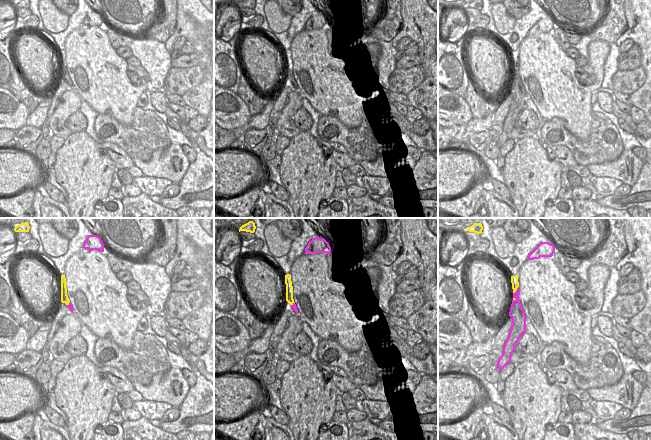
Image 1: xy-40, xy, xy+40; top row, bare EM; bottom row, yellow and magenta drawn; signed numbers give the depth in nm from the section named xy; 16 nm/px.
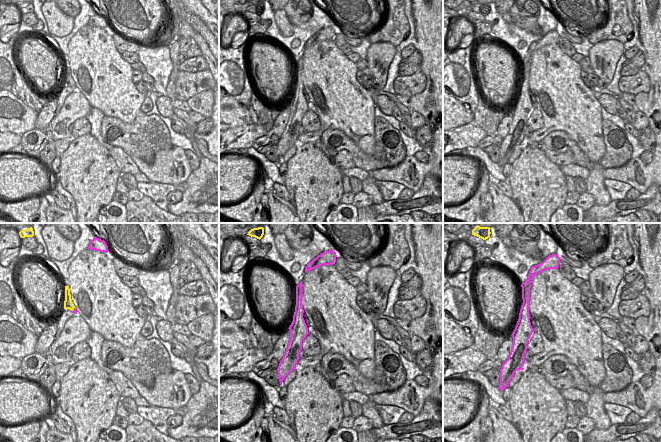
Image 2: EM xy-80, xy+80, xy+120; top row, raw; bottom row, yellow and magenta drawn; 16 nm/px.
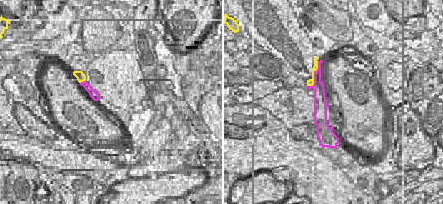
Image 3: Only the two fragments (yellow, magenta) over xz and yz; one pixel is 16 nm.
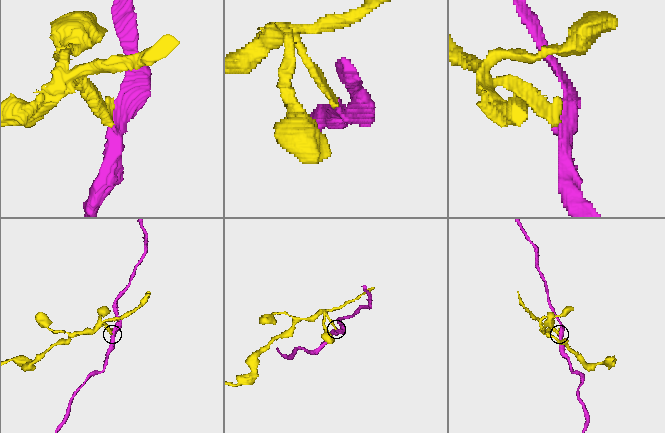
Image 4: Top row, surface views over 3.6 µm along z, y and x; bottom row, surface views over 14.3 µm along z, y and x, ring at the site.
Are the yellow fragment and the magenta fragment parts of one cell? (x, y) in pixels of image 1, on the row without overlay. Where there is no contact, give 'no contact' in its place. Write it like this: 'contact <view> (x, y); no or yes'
contact xy+40 (516, 65); no

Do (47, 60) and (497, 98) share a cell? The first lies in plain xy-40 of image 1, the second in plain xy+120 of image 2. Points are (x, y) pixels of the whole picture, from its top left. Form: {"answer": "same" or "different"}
{"answer": "same"}

